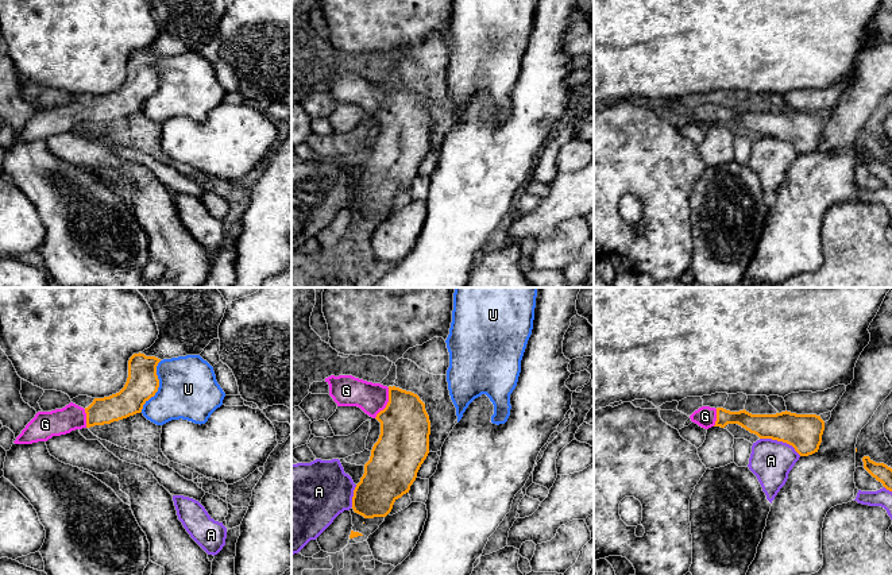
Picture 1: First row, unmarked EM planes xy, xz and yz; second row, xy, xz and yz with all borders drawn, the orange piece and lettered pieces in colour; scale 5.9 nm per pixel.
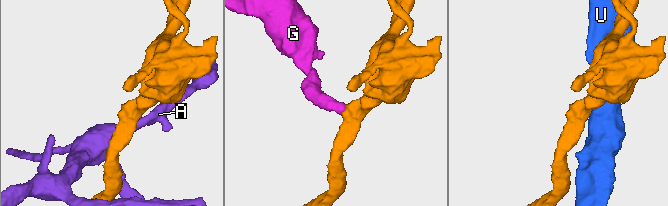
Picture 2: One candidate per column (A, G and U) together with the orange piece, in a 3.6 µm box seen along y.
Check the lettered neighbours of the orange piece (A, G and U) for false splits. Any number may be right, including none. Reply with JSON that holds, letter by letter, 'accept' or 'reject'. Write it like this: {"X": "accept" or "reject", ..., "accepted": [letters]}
{"A": "reject", "G": "accept", "U": "reject", "accepted": ["G"]}

